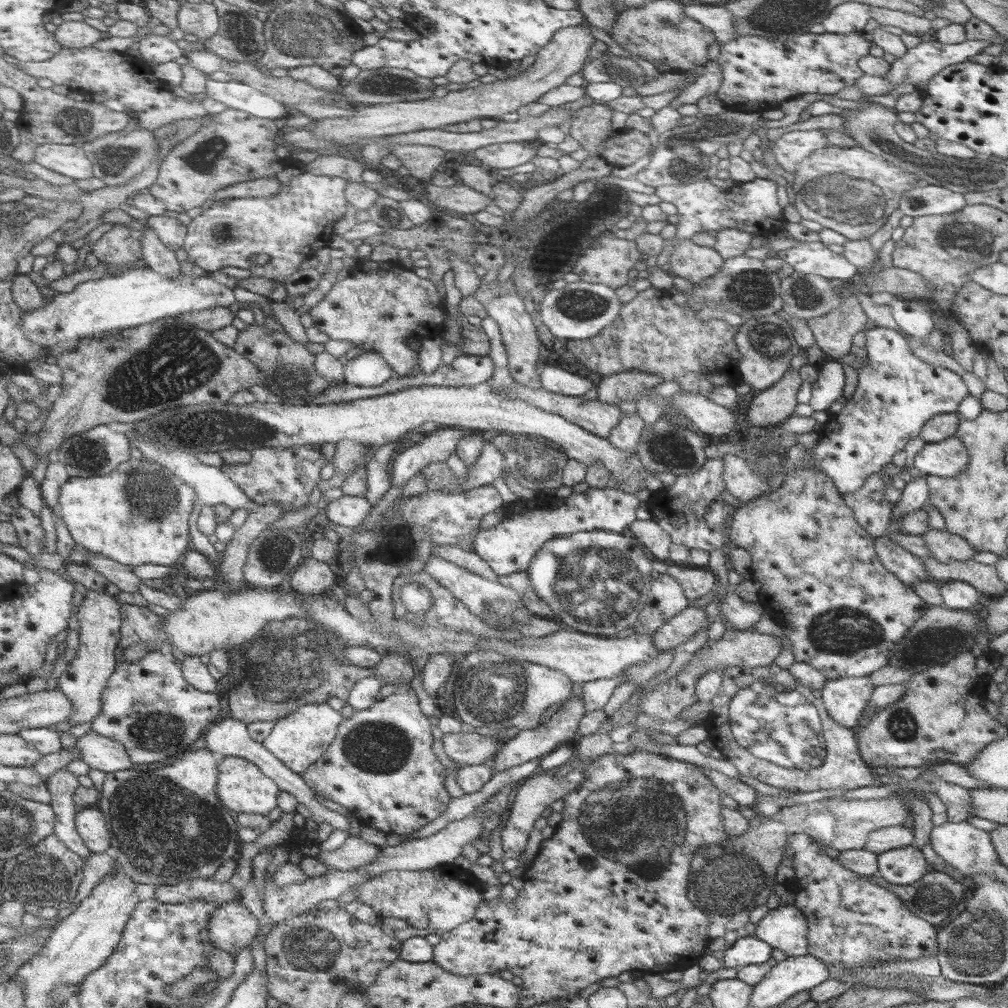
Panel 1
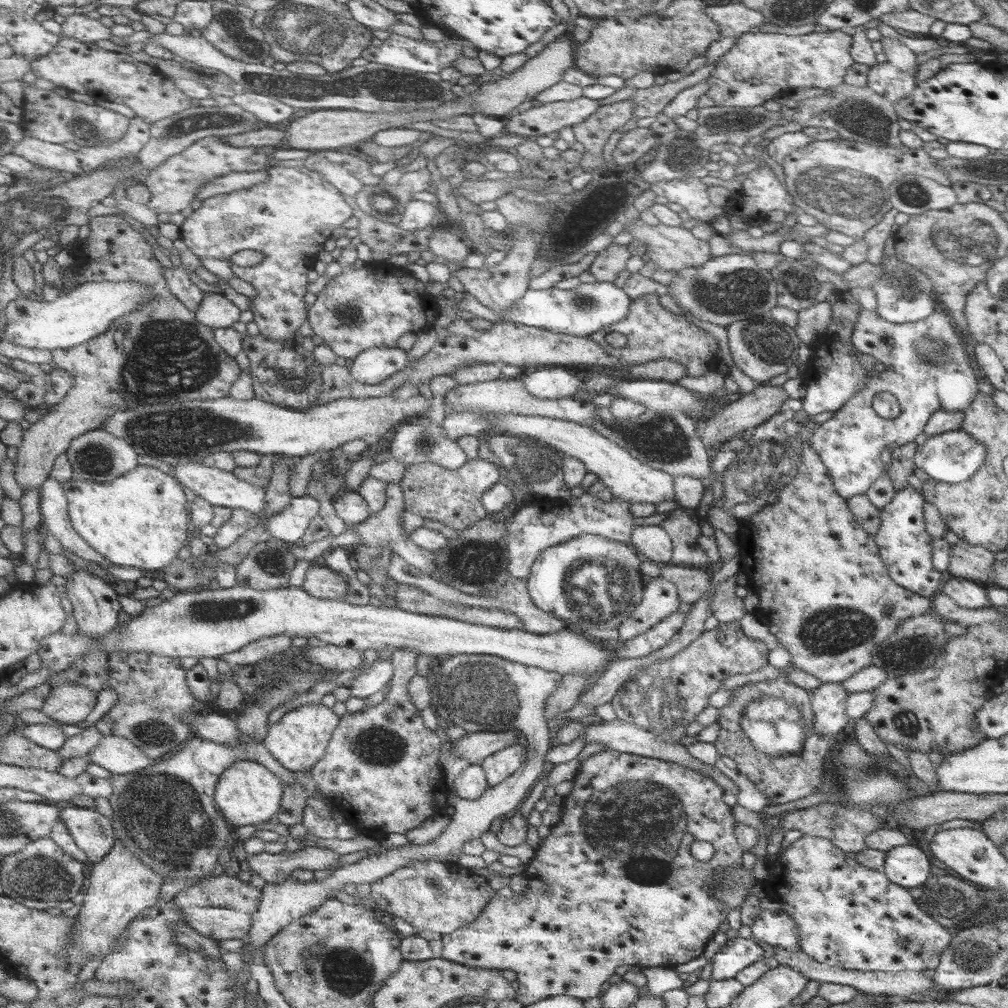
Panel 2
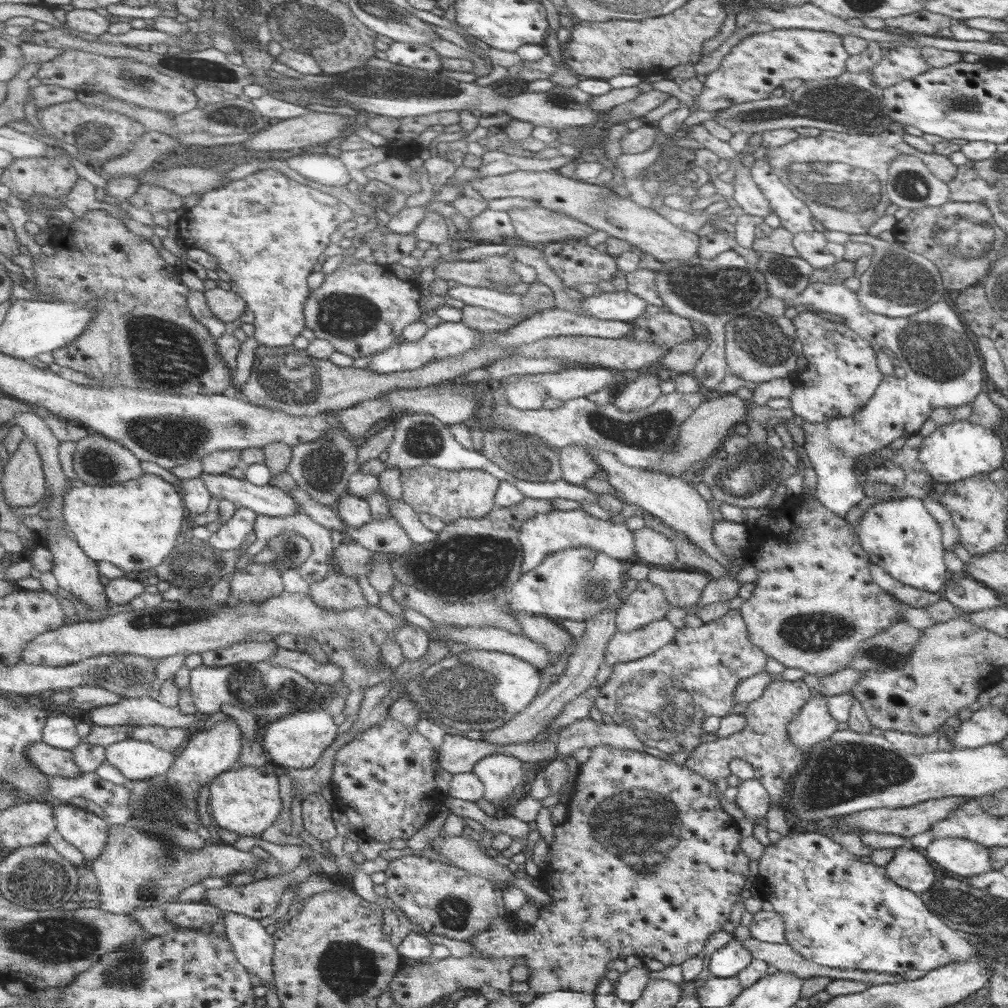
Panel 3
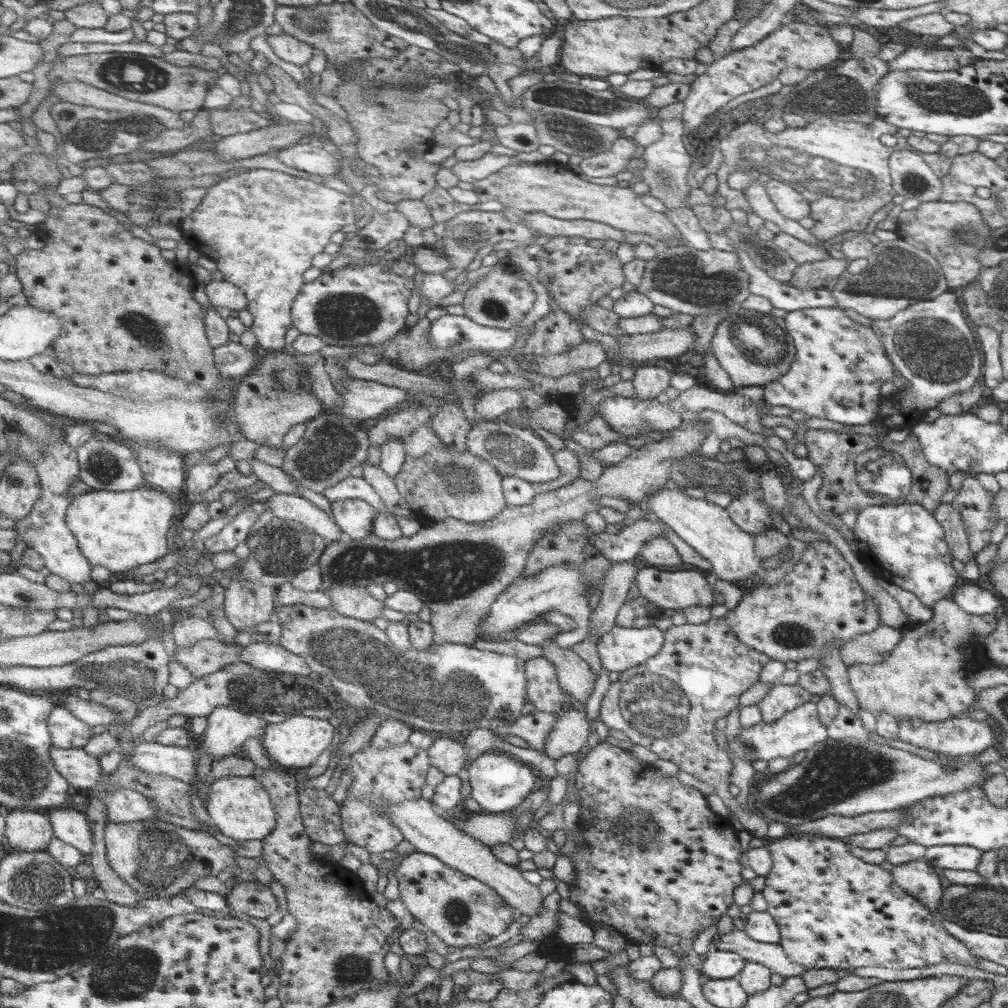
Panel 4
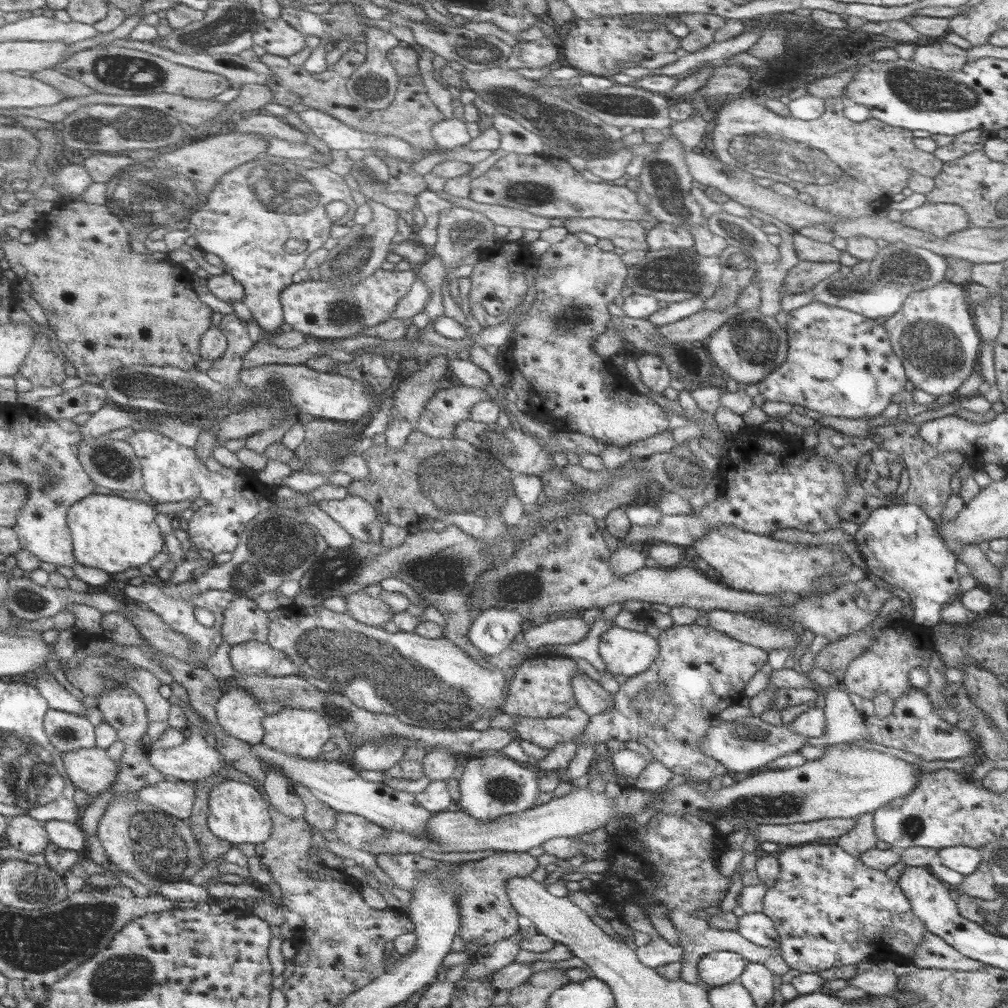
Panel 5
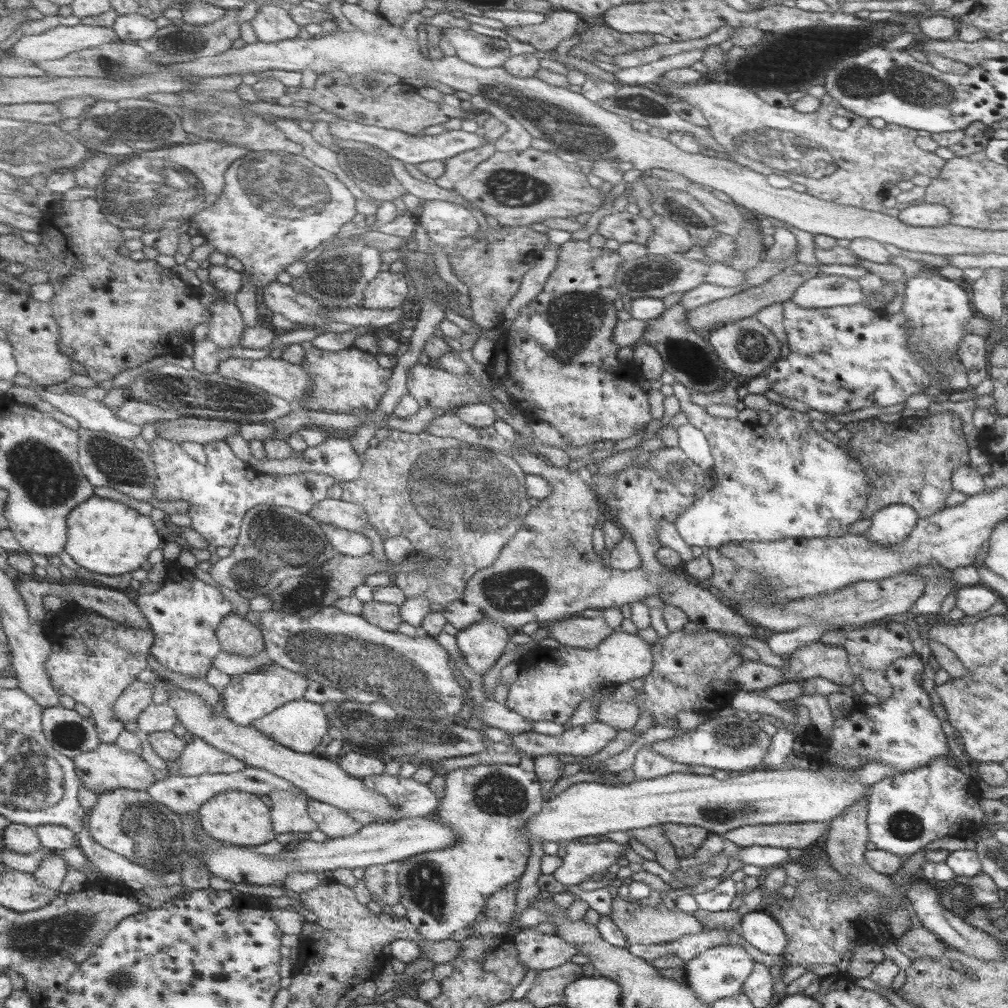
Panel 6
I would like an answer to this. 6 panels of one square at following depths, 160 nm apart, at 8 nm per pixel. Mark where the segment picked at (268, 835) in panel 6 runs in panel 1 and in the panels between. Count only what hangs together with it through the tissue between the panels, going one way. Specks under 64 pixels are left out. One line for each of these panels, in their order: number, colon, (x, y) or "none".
1: (244, 787)
2: (249, 793)
3: (246, 801)
4: (241, 807)
5: (240, 813)

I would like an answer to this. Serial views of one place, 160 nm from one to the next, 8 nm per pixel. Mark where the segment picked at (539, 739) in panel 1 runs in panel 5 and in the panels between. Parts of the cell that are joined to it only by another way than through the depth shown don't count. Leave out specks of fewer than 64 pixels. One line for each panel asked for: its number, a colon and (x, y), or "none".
2: (498, 767)
3: (496, 772)
4: (499, 784)
5: (490, 787)

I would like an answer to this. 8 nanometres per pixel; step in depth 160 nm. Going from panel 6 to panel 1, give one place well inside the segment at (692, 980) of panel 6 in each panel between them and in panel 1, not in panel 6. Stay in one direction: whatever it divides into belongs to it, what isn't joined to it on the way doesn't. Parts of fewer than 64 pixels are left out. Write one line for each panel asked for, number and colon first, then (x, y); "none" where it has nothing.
1: (745, 951)
2: (738, 953)
3: (728, 961)
4: (719, 965)
5: (717, 968)

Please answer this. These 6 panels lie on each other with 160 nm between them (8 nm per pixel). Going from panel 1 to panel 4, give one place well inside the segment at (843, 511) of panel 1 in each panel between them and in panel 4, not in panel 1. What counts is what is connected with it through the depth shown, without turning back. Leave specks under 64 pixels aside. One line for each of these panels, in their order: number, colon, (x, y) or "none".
2: (825, 593)
3: (814, 604)
4: (820, 602)

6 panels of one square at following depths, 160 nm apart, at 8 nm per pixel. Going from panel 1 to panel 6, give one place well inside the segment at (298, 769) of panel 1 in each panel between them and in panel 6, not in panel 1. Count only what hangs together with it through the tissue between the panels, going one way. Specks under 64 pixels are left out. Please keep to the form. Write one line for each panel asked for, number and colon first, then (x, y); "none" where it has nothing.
2: (299, 740)
3: (297, 741)
4: (295, 743)
5: (298, 732)
6: (299, 725)

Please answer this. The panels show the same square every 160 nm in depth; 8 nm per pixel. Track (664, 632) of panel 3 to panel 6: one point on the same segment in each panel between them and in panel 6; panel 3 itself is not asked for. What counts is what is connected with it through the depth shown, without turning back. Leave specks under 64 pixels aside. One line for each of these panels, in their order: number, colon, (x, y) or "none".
4: (621, 649)
5: (623, 651)
6: (551, 683)

